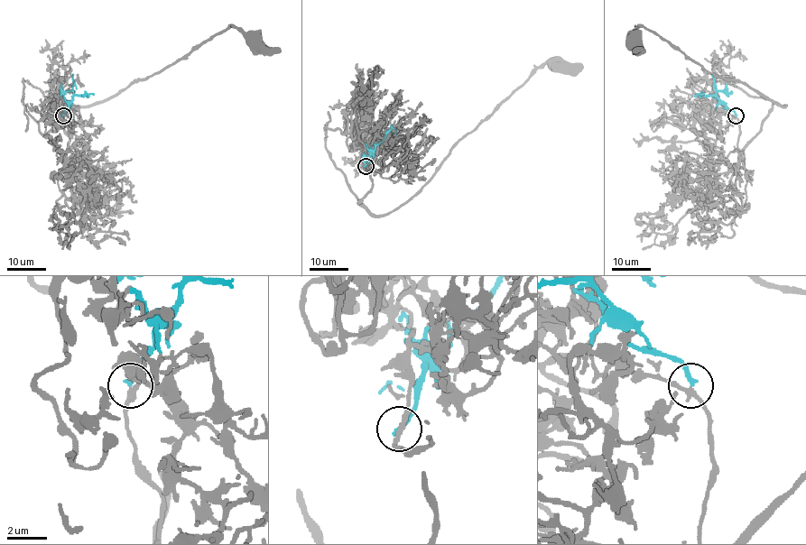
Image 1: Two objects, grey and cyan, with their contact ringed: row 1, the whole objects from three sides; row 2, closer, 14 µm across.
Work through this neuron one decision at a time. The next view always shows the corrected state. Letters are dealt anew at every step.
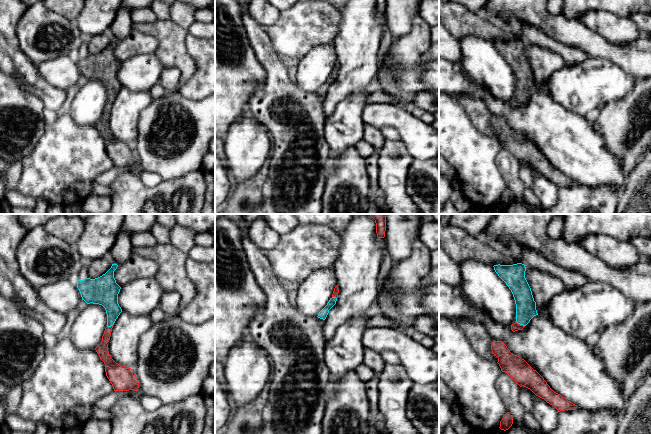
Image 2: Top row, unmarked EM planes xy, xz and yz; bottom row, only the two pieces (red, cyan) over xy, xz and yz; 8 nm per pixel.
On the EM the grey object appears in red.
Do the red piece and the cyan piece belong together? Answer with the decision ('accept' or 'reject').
accept

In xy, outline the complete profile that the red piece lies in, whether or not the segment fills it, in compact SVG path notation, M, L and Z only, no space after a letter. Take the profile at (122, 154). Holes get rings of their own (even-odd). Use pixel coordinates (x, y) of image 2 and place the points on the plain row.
M112 40L105 50L95 55L85 53L83 56L77 56L77 64L80 67L82 76L87 80L99 80L106 86L107 103L105 104L101 119L95 126L105 140L106 152L112 160L114 167L138 167L139 158L134 145L116 139L108 127L107 119L110 116L113 101L122 88L118 80L118 70L121 63L114 54L114 47L117 43L117 40Z

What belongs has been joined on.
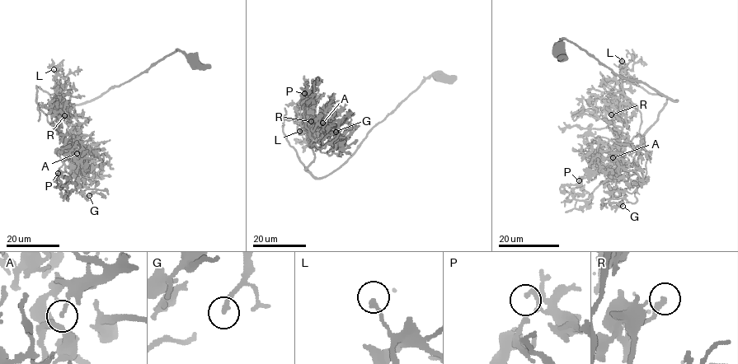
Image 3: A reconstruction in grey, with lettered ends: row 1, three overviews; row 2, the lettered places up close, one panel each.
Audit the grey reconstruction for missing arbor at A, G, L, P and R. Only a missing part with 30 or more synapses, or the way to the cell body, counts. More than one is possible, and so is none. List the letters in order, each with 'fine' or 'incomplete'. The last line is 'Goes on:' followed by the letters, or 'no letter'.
A: fine
G: incomplete
L: fine
P: fine
R: incomplete
Goes on: G, R

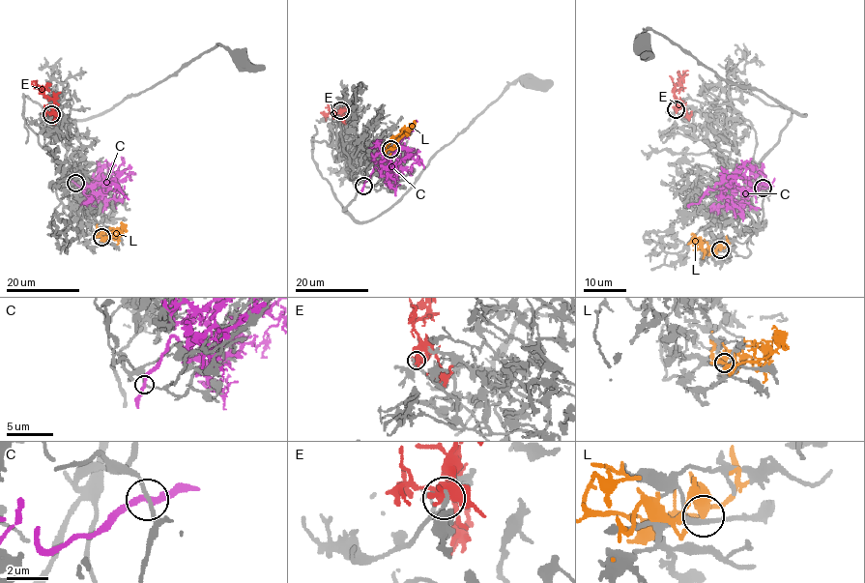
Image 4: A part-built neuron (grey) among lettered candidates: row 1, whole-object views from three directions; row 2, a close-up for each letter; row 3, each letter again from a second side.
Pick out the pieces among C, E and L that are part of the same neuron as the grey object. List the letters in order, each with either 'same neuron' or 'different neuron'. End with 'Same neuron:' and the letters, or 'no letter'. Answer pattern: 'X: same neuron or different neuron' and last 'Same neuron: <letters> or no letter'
C: different neuron
E: different neuron
L: different neuron
Same neuron: no letter

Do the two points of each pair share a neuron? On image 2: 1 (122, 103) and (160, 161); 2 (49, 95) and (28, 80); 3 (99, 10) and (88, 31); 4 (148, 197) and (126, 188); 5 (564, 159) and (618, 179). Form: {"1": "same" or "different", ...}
{"1": "different", "2": "same", "3": "same", "4": "same", "5": "same"}

